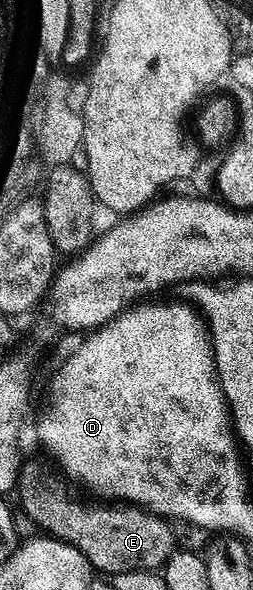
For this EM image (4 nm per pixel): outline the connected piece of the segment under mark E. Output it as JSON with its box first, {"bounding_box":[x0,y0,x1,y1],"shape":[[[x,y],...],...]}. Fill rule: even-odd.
{"bounding_box":[17,462,177,574],"shape":[[[27,462],[19,470],[17,493],[20,497],[19,508],[32,518],[39,530],[59,541],[67,541],[70,545],[74,545],[88,559],[91,568],[101,574],[157,572],[165,566],[167,560],[177,550],[177,534],[167,520],[128,505],[118,505],[116,509],[92,508],[85,507],[78,501],[70,501],[61,483],[36,463]]]}

